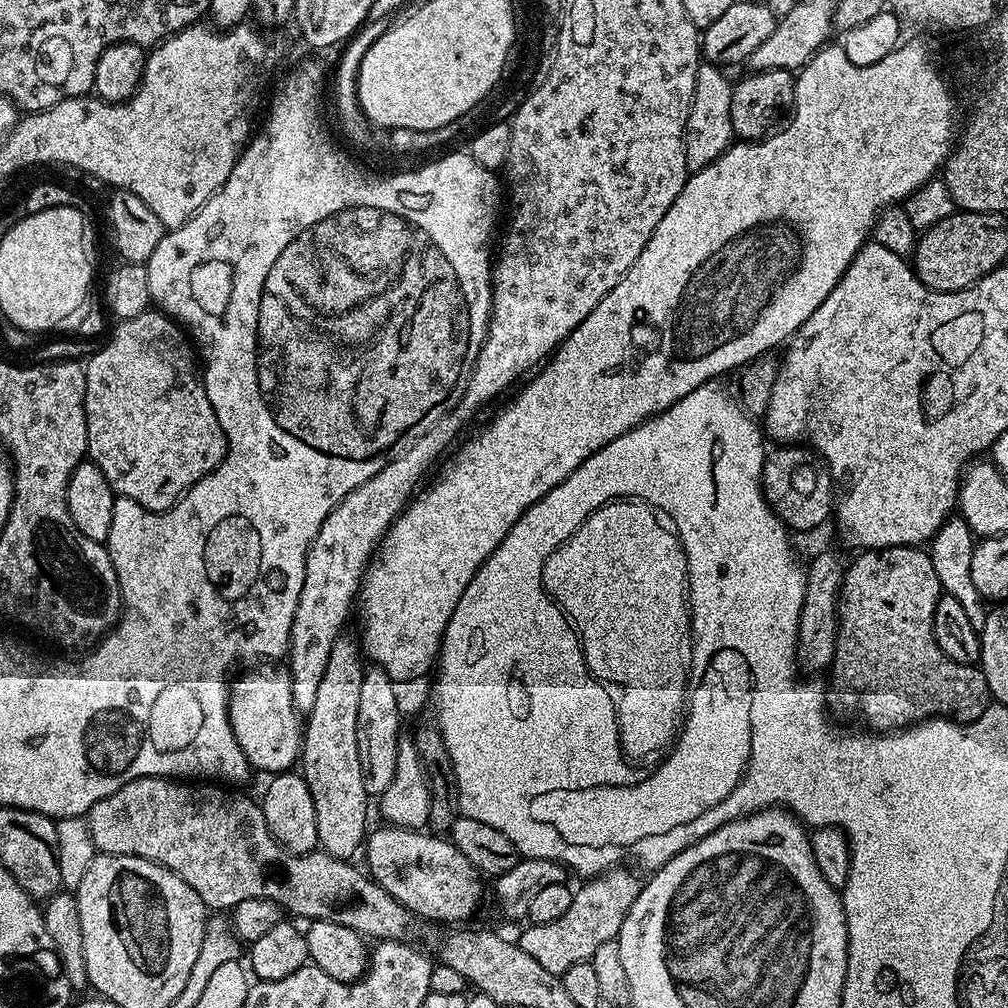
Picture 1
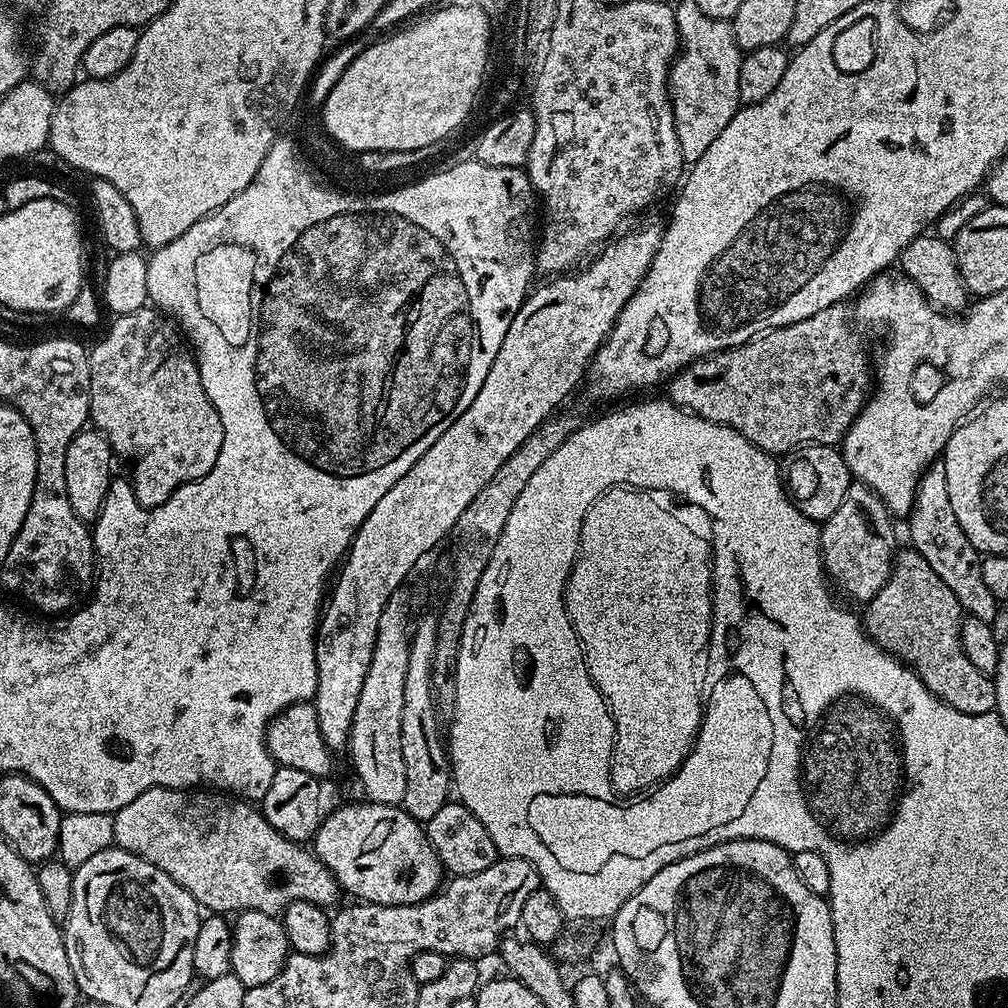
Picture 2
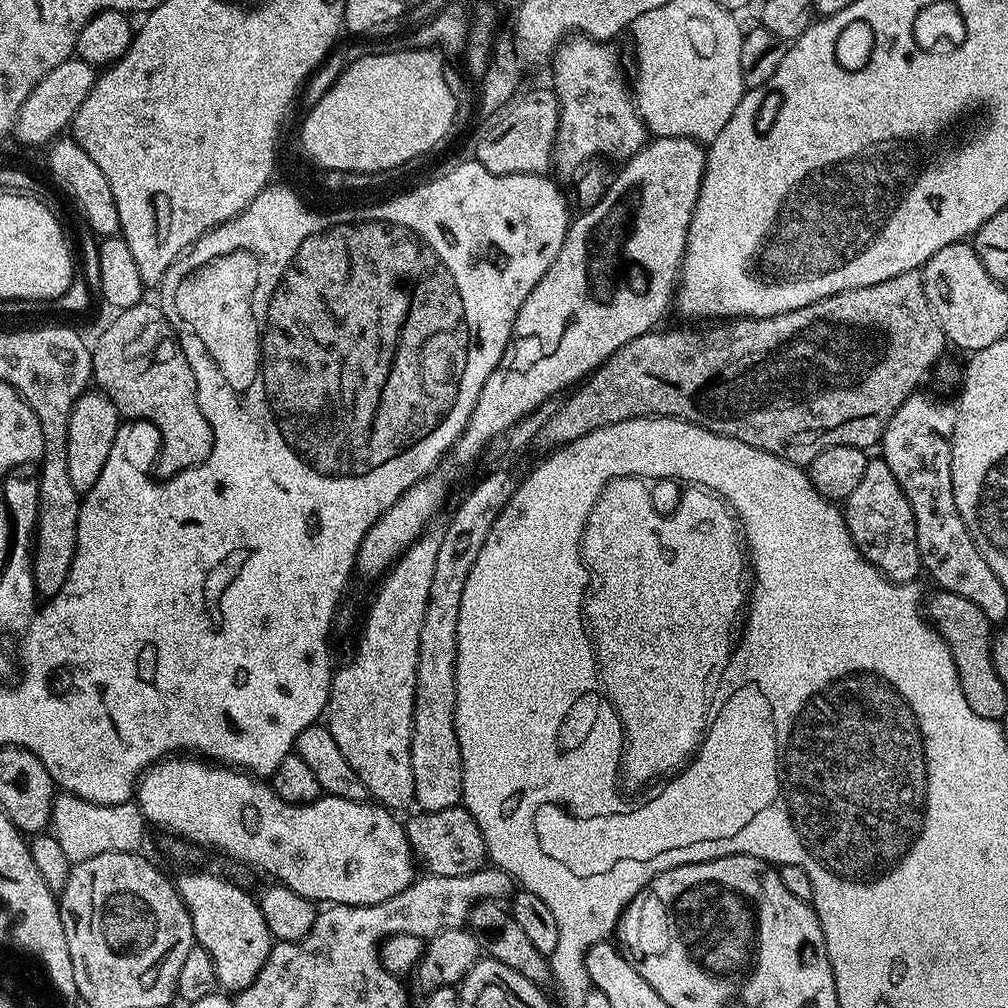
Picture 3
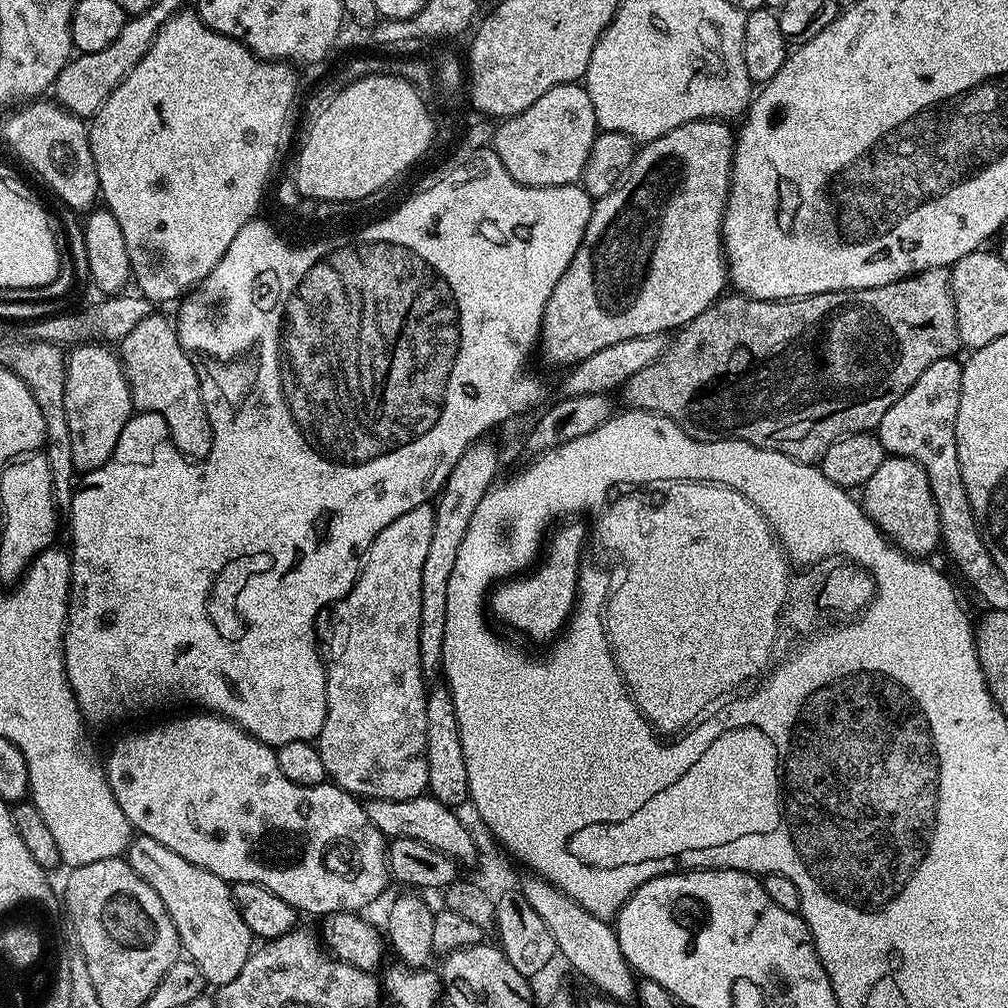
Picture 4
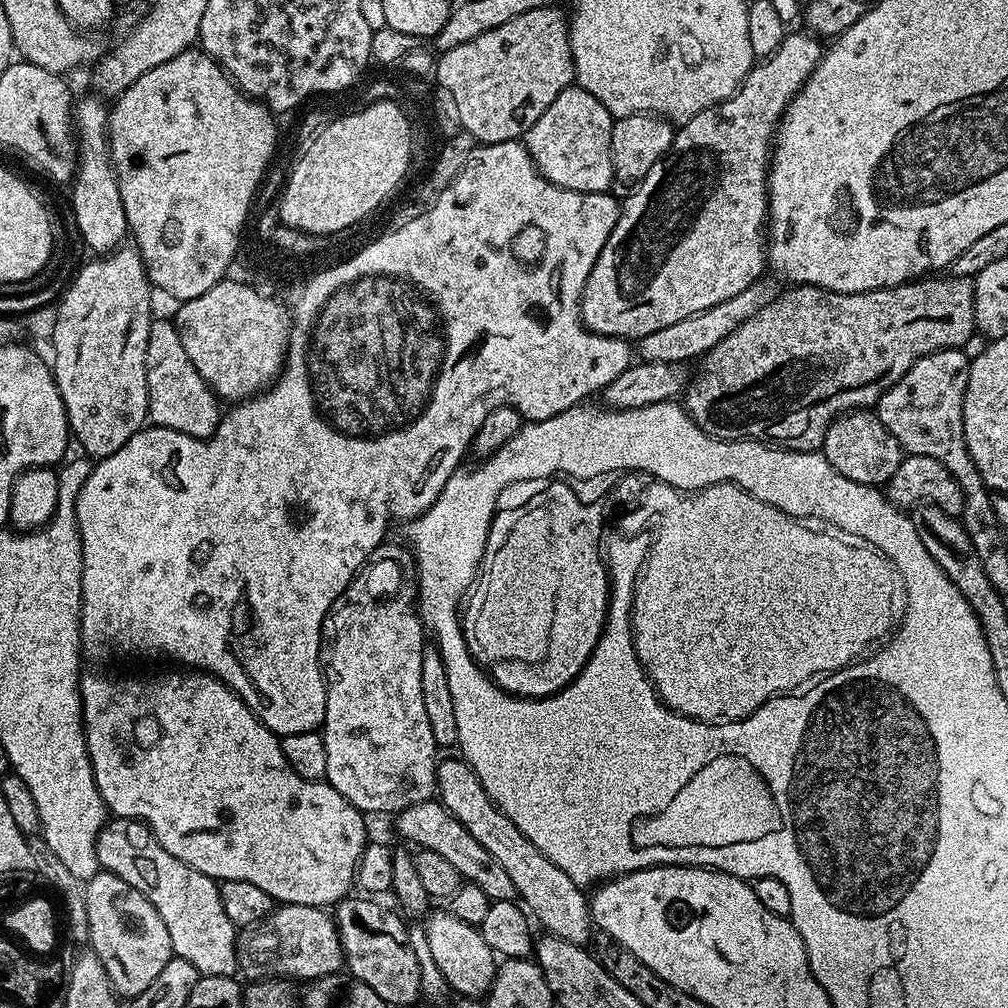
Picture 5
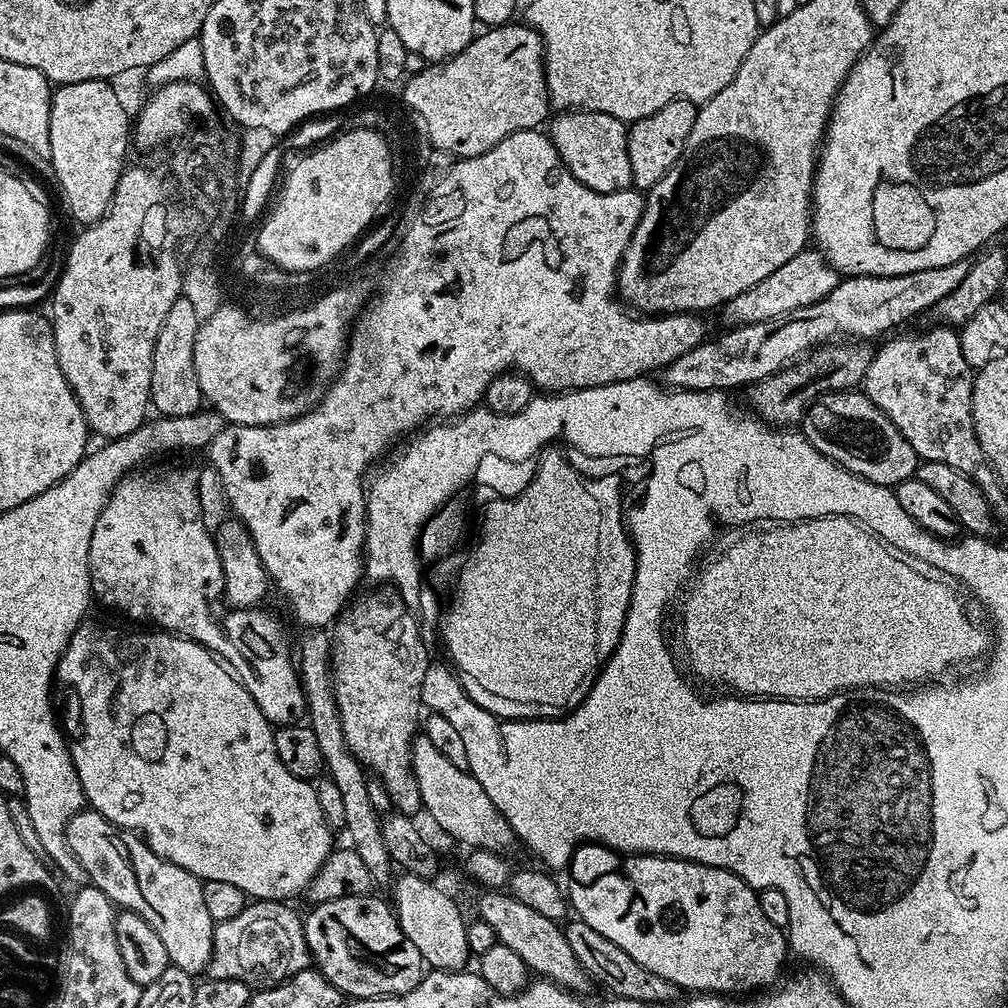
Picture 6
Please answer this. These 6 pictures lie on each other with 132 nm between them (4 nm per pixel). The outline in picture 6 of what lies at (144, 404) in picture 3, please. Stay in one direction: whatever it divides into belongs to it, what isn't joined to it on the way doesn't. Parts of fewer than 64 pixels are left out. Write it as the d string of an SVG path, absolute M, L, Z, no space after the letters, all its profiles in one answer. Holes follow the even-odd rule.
M181 294L166 313L162 330L158 330L158 338L154 342L150 404L159 415L185 416L201 411L202 397L194 370L194 342L200 326L201 320L193 309L193 304Z

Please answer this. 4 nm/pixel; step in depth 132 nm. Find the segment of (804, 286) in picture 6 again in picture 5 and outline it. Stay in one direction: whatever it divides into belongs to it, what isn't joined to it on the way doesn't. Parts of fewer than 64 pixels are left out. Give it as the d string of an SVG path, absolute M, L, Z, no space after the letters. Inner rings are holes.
M761 278L756 280L742 294L734 294L734 298L726 298L726 302L718 302L718 306L710 306L710 310L702 310L698 314L690 314L690 318L682 318L682 322L674 322L671 326L662 326L662 330L654 330L654 334L646 334L638 341L638 356L646 362L670 362L671 364L688 364L692 360L699 361L726 334L732 334L746 322L746 318L754 318L762 306L774 302L778 295L775 279Z

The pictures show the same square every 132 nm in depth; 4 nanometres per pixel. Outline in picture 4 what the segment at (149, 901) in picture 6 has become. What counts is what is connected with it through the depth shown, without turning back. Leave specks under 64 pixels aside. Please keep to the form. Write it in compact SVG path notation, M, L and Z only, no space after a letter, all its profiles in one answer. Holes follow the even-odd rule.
M133 835L126 859L134 874L154 886L154 894L162 898L178 930L181 949L202 970L205 981L219 986L238 978L253 950L254 937L246 922L242 922L242 914L238 914L229 881L210 874L202 866L194 866L194 862L186 862L182 854L174 854L174 850L149 836Z

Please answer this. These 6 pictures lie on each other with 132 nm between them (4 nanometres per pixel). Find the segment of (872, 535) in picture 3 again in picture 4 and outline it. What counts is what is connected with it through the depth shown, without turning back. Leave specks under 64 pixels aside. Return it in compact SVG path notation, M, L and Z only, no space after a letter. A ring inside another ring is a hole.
M885 455L882 466L862 486L864 513L880 527L881 533L901 553L912 558L924 558L940 544L940 520L930 494L930 482L918 462L901 456Z

